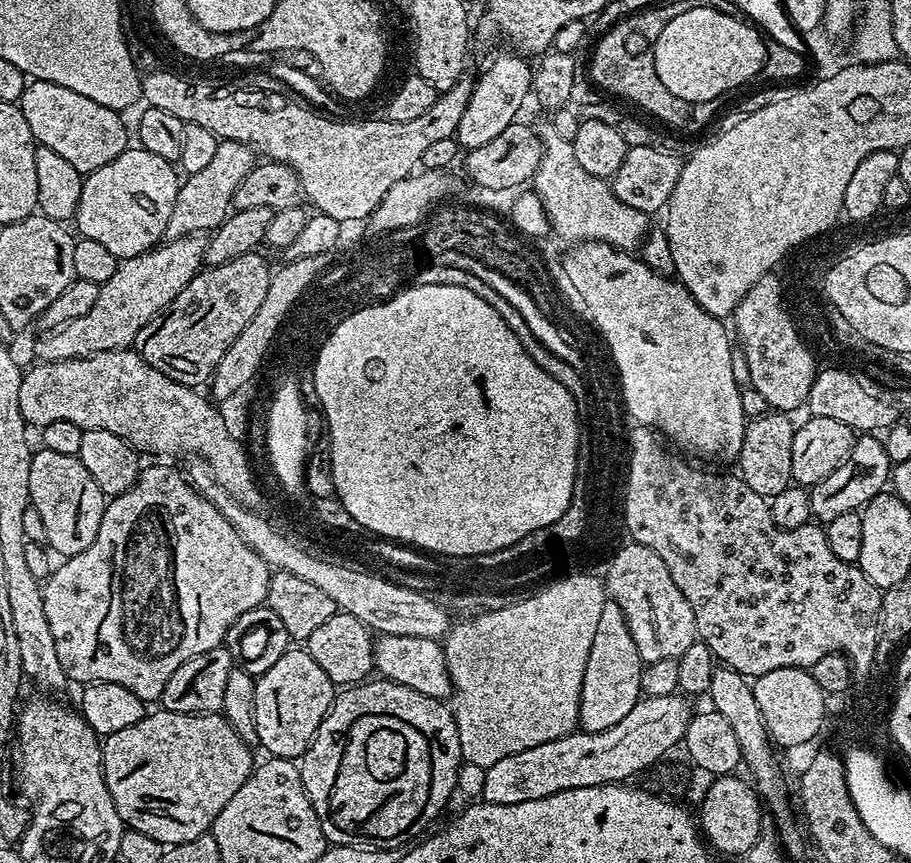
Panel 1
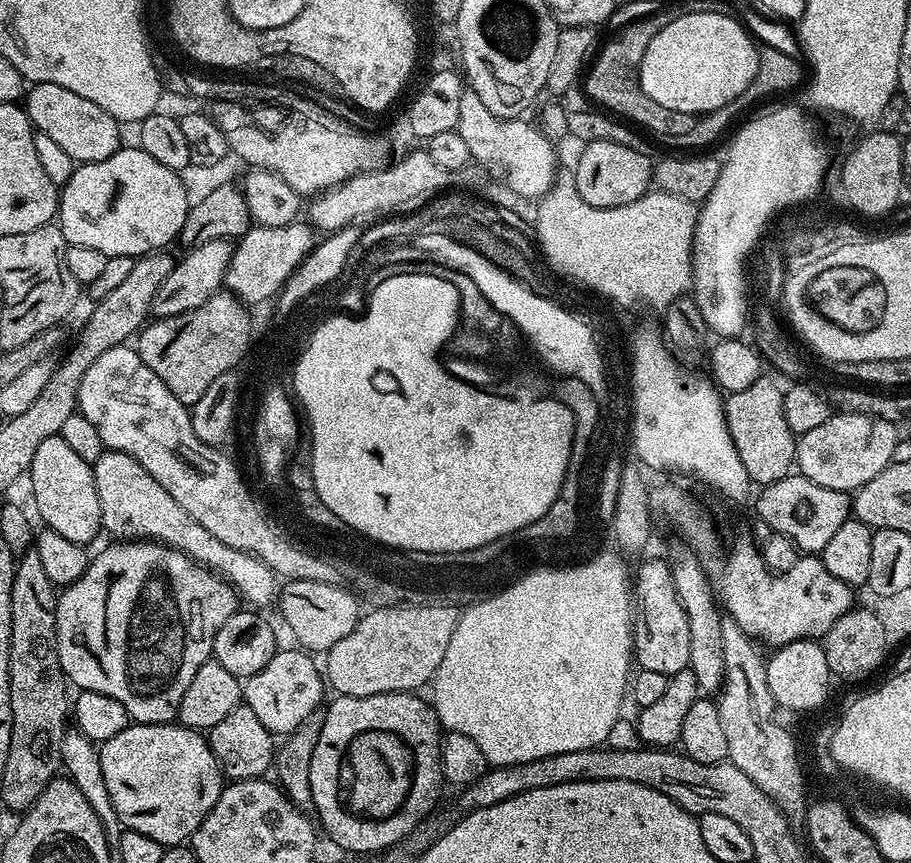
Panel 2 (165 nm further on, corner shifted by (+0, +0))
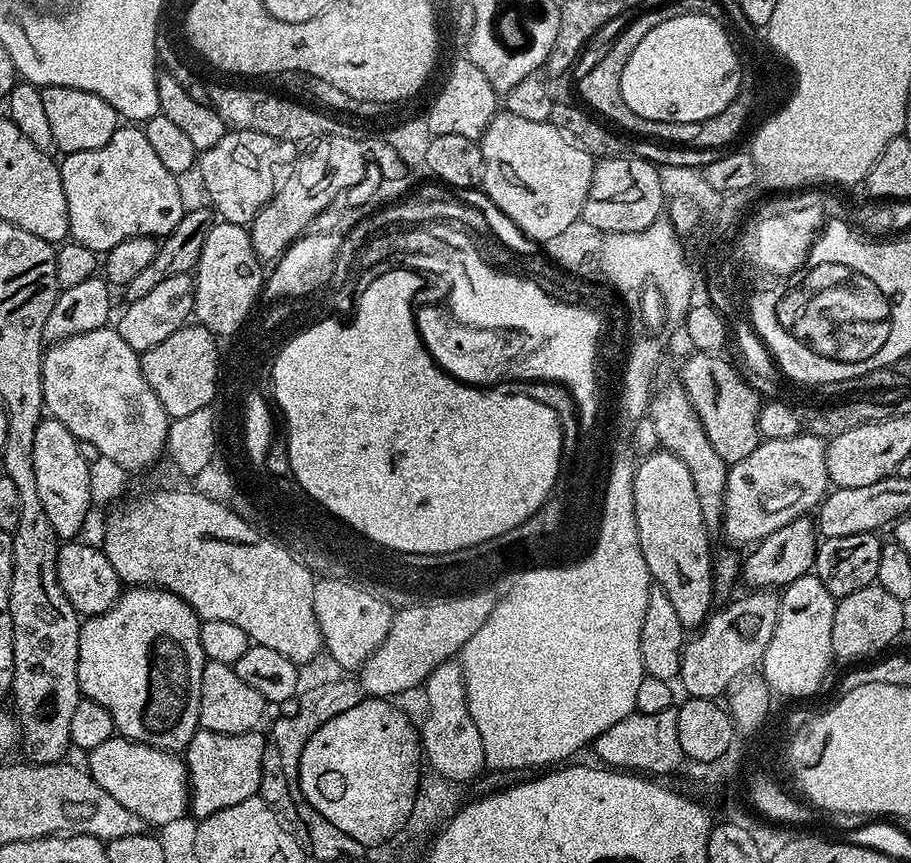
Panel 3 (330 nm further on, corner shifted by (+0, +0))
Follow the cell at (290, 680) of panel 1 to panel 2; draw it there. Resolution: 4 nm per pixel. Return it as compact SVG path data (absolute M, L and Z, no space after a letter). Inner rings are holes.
M296 648L277 651L270 662L258 674L247 677L242 684L242 700L247 708L254 710L258 722L277 737L284 738L296 728L302 727L308 716L320 704L326 691L326 680L321 669L316 669L313 657L307 651Z

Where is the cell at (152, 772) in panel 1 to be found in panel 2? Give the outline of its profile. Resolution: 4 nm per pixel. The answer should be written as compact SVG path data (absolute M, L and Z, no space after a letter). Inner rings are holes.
M179 722L171 724L129 723L114 738L99 745L102 777L109 790L110 800L123 827L129 832L146 834L165 846L180 846L191 838L198 826L210 814L214 802L226 787L222 769L207 739L197 729L186 728Z

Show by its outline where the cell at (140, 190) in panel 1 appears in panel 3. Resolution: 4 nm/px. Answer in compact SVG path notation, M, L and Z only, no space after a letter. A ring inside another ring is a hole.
M120 126L98 150L69 152L59 161L62 190L66 194L66 210L70 218L68 227L71 239L82 246L90 246L97 254L109 252L118 242L135 236L155 236L163 238L172 233L186 211L184 196L180 193L181 181L154 155L150 142L140 126Z

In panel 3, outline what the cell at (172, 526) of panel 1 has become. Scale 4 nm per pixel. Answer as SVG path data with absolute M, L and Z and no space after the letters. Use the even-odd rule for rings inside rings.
M132 586L121 591L120 597L114 602L110 610L106 610L97 616L87 617L80 625L80 637L78 638L78 682L80 691L85 697L98 706L106 706L110 710L110 718L114 718L116 732L125 736L127 740L133 740L139 744L149 744L155 748L162 748L166 752L179 753L188 747L190 738L196 729L200 727L200 695L202 694L202 670L205 666L204 651L200 641L201 619L196 611L182 598L178 598L172 592L164 588L145 588L143 586Z

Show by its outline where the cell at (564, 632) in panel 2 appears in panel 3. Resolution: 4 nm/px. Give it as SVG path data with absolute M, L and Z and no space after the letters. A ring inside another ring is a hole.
M630 538L630 554L588 554L582 559L582 566L578 568L570 568L567 571L547 571L540 570L532 573L532 575L524 576L520 579L520 583L516 584L515 591L504 600L499 607L497 607L495 615L491 615L486 619L484 625L475 631L474 636L465 643L464 648L461 648L458 653L460 668L464 671L464 689L466 690L466 698L468 699L468 709L470 710L470 718L474 718L474 726L478 726L478 734L482 734L482 750L484 751L485 765L492 772L511 772L513 774L519 773L519 768L536 768L532 770L540 770L545 766L556 766L561 762L568 762L573 759L572 756L579 748L584 748L591 745L598 738L598 734L602 734L606 730L610 730L610 726L614 726L614 722L622 722L622 718L626 718L632 712L636 711L635 696L638 695L638 686L642 682L642 678L646 675L644 670L644 663L642 662L642 622L646 618L646 602L650 598L650 590L654 586L654 581L650 570L646 566L646 558L642 554L642 546L639 538Z

